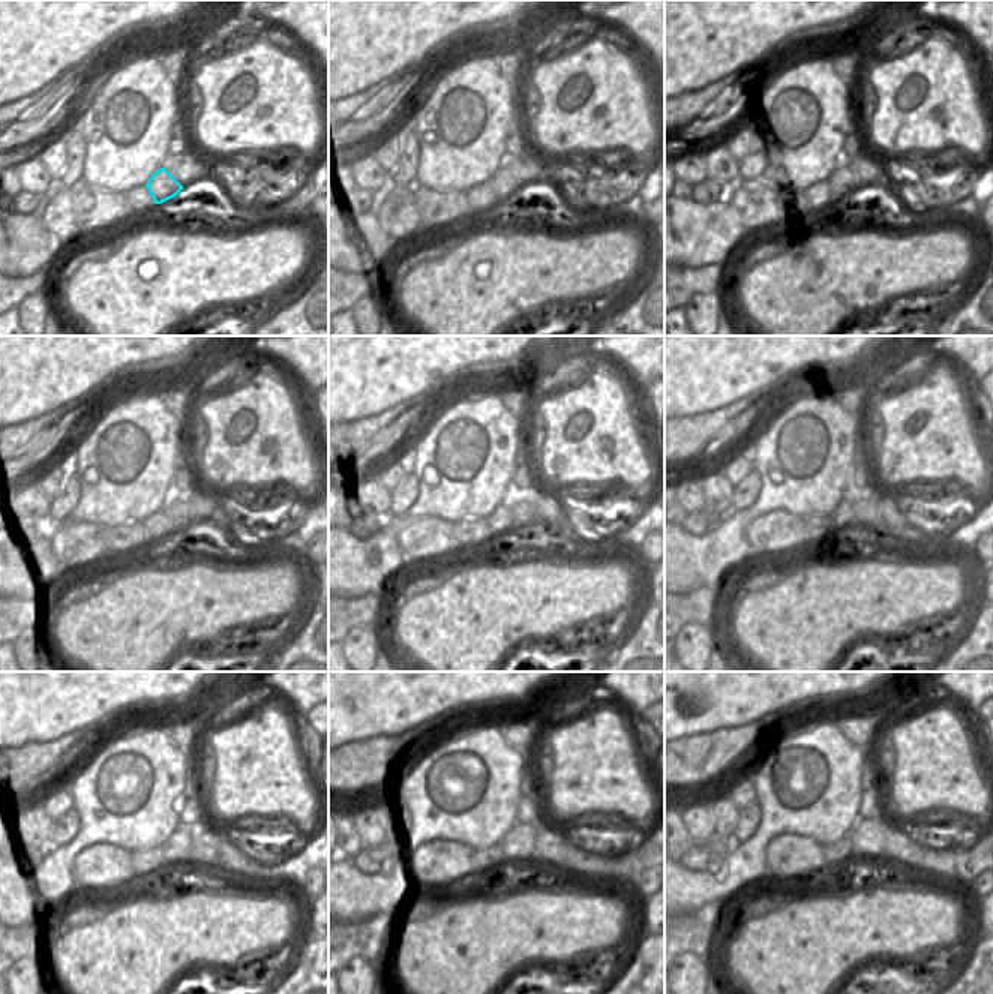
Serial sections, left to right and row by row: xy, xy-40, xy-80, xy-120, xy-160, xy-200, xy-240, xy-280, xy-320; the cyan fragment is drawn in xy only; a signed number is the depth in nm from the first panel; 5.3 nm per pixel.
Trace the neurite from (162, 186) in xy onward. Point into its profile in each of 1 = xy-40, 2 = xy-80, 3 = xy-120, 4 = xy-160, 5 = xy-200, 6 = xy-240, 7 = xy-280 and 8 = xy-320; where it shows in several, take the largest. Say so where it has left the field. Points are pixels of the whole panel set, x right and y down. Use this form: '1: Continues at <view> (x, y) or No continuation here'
1: Continues at xy-40 (503, 185)
2: Continues at xy-80 (842, 182)
3: Continues at xy-120 (177, 508)
4: Continues at xy-160 (519, 501)
5: Continues at xy-200 (866, 514)
6: Continues at xy-240 (204, 847)
7: Continues at xy-280 (548, 852)
8: Continues at xy-320 (884, 858).

